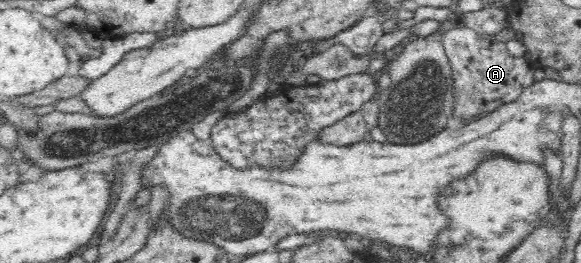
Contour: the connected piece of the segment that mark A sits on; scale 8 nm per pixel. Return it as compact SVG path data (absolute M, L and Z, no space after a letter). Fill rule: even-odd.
M454 24L453 27L446 29L443 36L443 47L445 53L450 60L451 71L454 79L455 94L454 101L455 107L453 117L462 119L470 119L480 115L480 113L488 113L496 111L498 107L508 105L518 99L518 96L526 87L530 87L532 83L535 83L539 77L538 67L531 64L529 60L525 58L514 58L508 49L506 49L506 43L497 41L494 36L488 37L486 34L481 35L466 27L463 24Z

